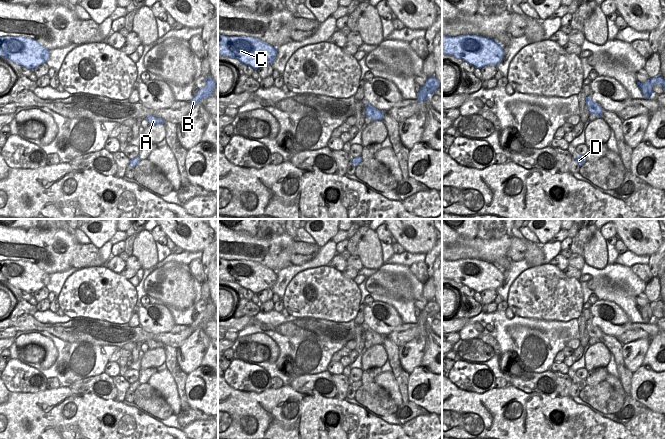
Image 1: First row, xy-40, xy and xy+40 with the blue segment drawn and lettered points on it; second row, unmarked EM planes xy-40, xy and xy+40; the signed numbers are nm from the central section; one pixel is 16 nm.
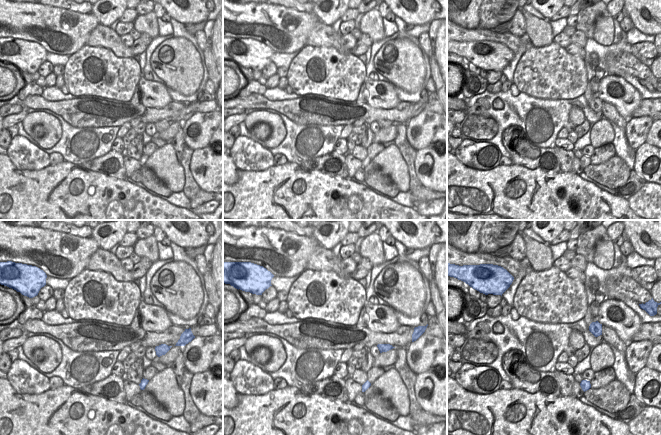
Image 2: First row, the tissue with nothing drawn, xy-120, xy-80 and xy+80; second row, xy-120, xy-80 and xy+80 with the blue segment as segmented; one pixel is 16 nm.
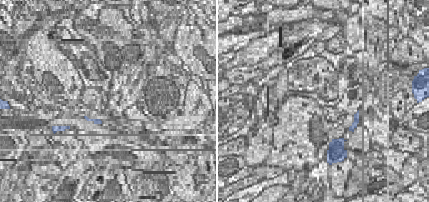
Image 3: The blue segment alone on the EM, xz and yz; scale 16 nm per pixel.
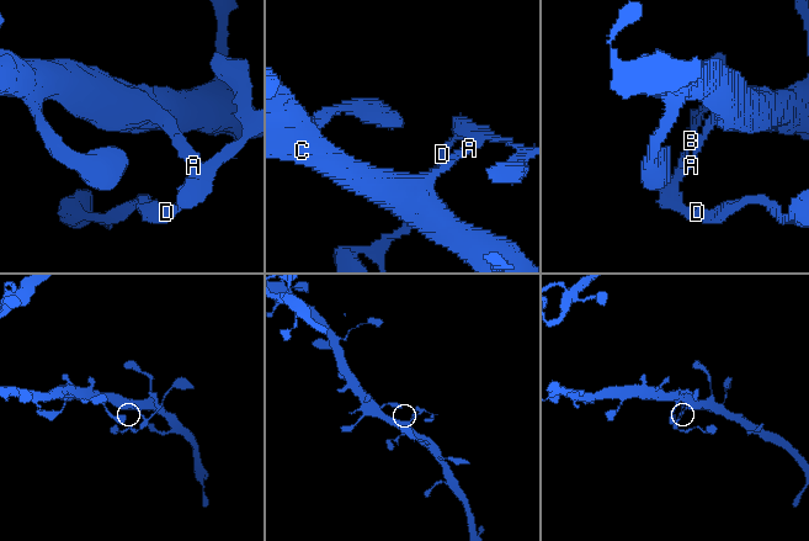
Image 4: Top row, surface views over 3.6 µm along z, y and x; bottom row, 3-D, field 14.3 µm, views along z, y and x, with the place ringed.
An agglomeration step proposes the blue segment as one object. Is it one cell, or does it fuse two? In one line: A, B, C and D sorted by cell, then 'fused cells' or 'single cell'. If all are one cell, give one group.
groups A B D / C; fused cells

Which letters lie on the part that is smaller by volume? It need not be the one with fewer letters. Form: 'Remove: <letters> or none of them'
Remove: A, B, D

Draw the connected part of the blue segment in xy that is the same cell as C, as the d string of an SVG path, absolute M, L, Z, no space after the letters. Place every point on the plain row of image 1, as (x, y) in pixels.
M218 258L218 279L239 284L253 293L271 289L277 273L259 262Z

